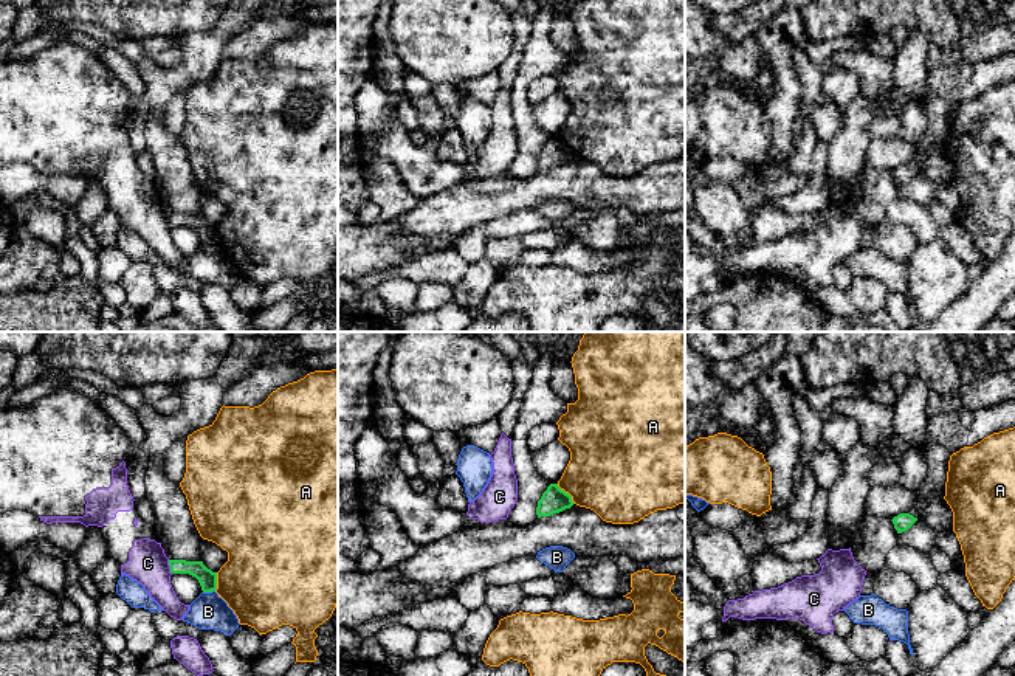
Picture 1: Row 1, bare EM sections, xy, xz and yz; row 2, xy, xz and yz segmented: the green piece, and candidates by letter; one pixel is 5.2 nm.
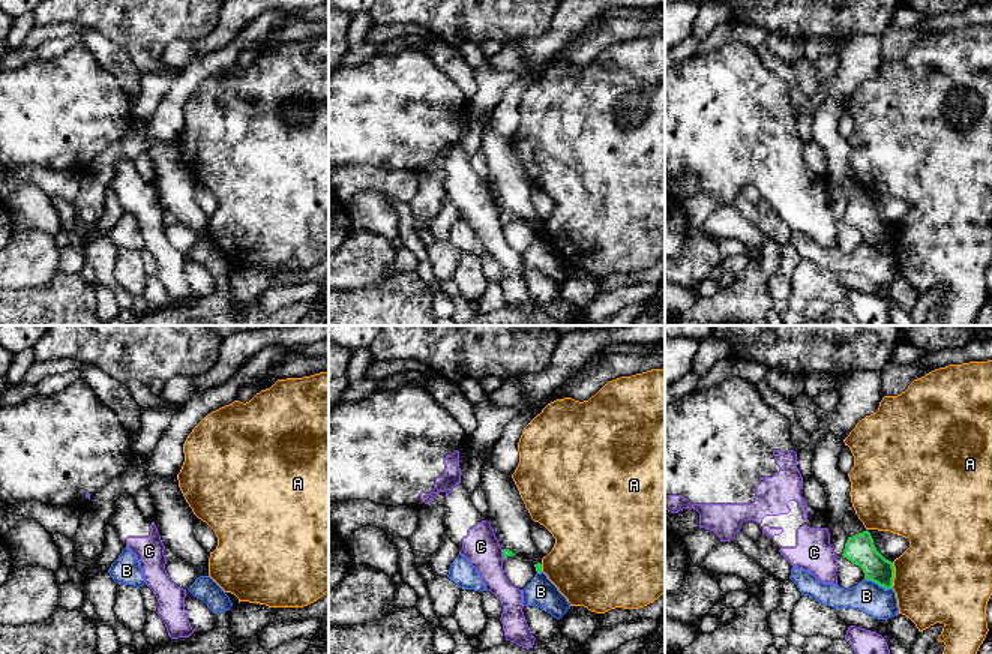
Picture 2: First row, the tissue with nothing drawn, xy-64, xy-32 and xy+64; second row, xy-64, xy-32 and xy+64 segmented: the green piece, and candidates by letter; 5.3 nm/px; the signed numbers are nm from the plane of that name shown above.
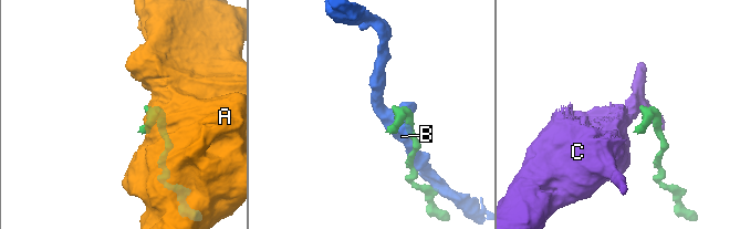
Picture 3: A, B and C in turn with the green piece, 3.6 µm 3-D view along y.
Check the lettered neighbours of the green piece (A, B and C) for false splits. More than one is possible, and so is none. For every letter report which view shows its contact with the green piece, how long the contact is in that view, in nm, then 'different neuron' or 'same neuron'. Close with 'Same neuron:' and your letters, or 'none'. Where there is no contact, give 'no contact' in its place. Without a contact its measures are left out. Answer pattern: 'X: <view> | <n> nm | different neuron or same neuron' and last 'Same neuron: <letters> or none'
A: xz | 140 nm | different neuron
B: xy | 70 nm | different neuron
C: xy | 80 nm | different neuron
Same neuron: none

